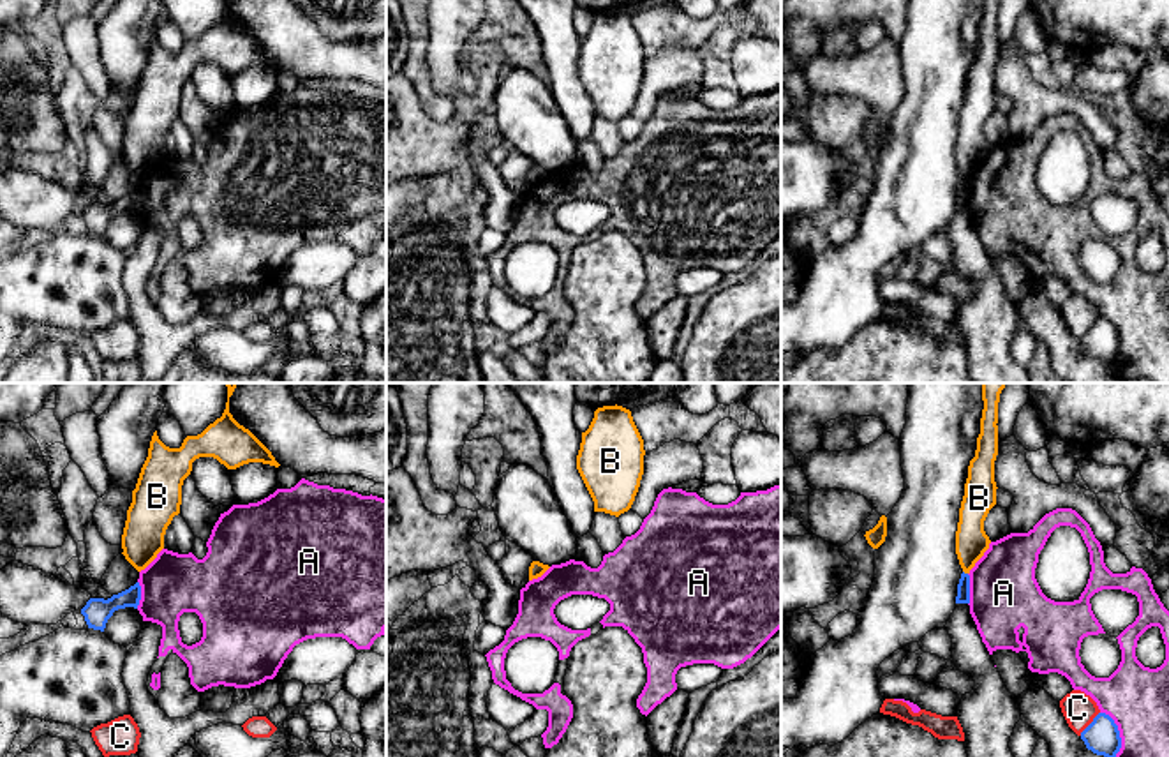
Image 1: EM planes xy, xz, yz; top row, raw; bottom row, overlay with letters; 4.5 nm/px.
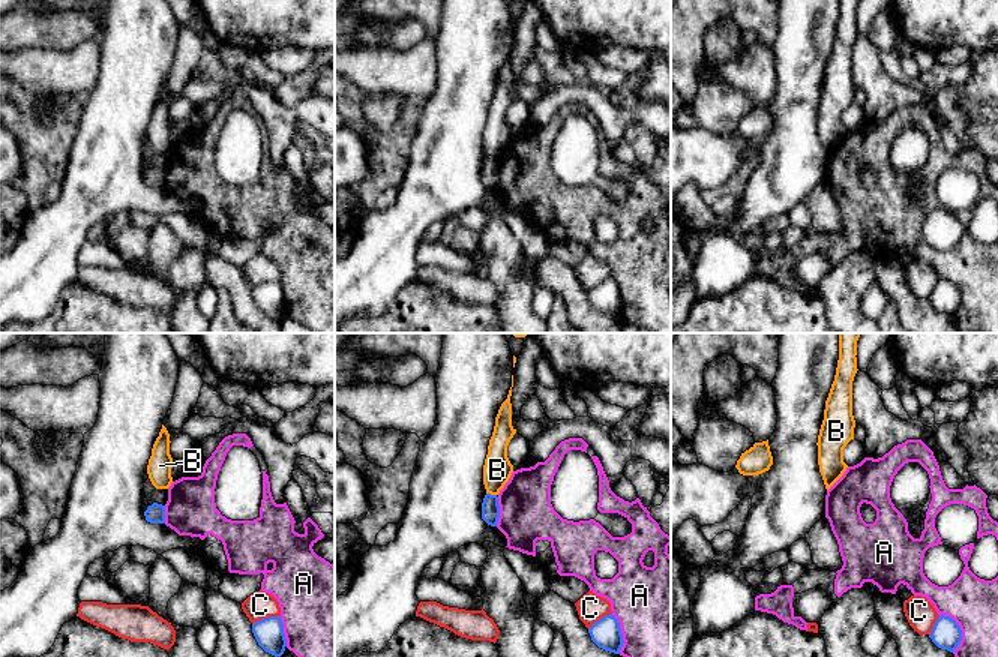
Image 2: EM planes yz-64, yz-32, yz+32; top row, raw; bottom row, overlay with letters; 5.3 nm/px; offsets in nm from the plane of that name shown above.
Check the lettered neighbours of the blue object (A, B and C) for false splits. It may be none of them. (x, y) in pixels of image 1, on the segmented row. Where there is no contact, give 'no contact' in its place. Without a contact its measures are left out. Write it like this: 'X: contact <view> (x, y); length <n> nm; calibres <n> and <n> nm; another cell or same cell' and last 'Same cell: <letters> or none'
A: contact yz (1118, 733); length 220 nm; calibres 160 and 300 nm; another cell
B: contact yz (963, 572); length 30 nm; calibres 60 and 150 nm; another cell
C: contact yz (1090, 724); length 140 nm; calibres 160 and 150 nm; another cell
Same cell: none

